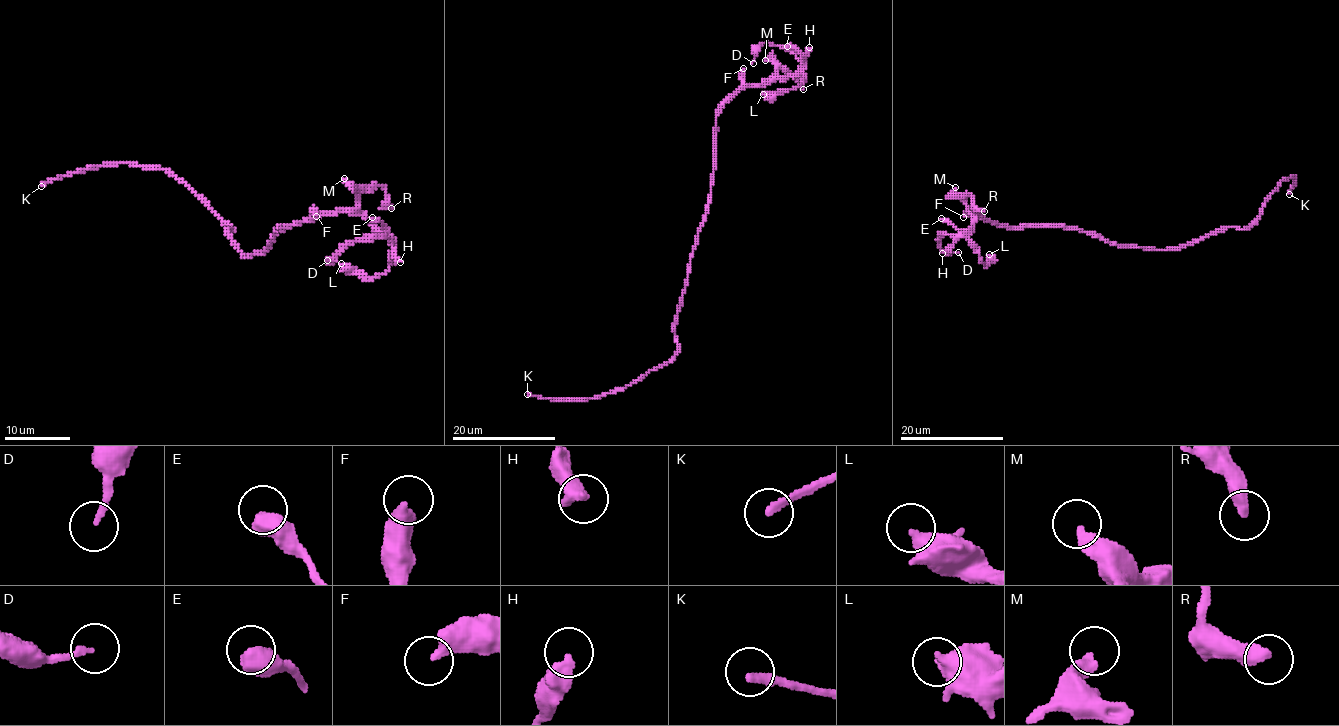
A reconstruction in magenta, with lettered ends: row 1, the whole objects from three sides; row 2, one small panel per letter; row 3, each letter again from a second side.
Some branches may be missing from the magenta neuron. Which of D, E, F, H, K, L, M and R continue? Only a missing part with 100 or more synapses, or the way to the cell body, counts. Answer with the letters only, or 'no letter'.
K

